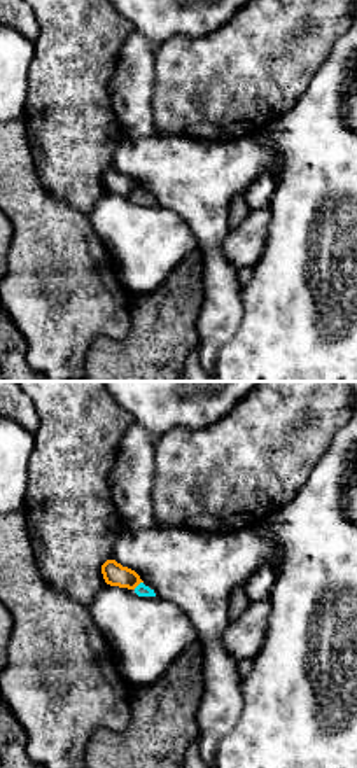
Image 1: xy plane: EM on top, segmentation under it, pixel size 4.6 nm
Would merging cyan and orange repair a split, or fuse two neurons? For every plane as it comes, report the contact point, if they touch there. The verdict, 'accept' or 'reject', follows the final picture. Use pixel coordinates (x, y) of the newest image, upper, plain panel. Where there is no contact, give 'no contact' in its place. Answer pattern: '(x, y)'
(139, 193)

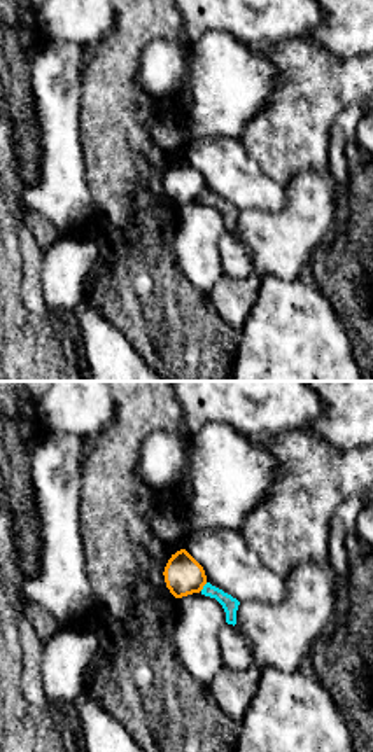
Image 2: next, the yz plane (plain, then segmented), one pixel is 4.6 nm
(204, 194)

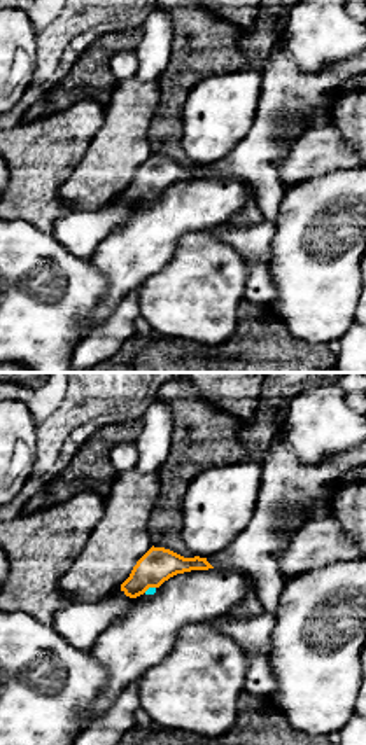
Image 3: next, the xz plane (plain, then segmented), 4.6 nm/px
(149, 196)

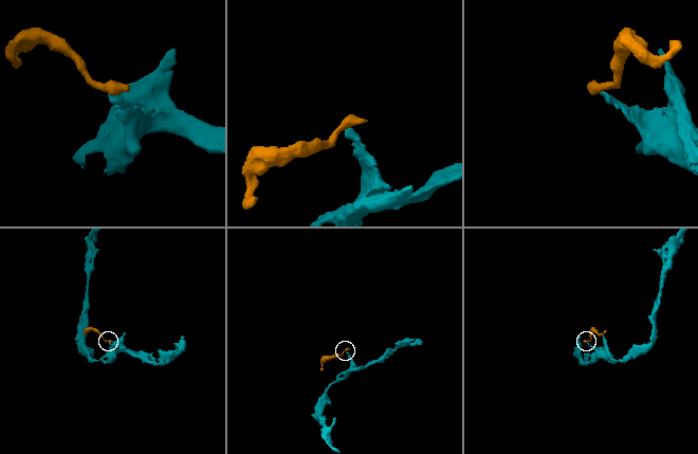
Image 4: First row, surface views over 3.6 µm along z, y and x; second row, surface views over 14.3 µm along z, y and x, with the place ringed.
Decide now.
reject

